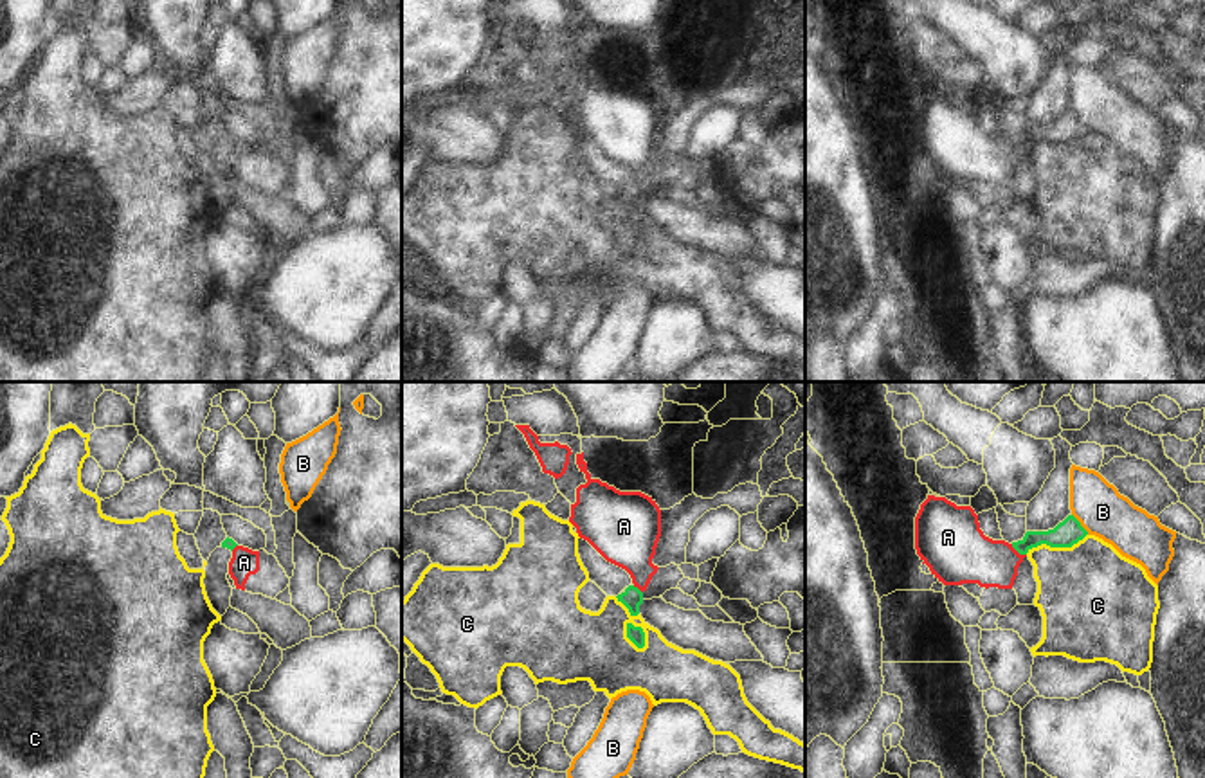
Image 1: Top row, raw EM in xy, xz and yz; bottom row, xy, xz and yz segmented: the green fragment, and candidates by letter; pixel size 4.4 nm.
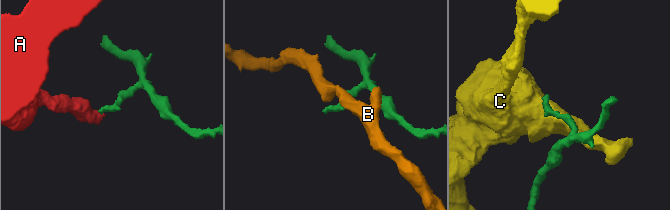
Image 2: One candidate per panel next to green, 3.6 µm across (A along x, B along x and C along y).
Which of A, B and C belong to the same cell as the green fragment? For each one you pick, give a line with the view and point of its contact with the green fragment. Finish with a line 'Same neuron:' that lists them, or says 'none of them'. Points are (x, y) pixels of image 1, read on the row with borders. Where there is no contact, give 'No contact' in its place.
Same neuron: none of them.

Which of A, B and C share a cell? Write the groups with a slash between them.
A / B / C

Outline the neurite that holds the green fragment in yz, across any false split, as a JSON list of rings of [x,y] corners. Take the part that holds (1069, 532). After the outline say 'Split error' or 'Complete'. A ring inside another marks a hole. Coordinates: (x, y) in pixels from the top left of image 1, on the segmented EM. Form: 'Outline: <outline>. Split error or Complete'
Outline: [[[1068,515],[1063,522],[1059,522],[1054,529],[1048,531],[1027,531],[1025,537],[1018,542],[1012,542],[1012,547],[1019,555],[1027,555],[1032,547],[1046,544],[1050,547],[1072,547],[1079,540],[1083,540],[1088,531],[1081,526],[1081,522]]]. Complete.

